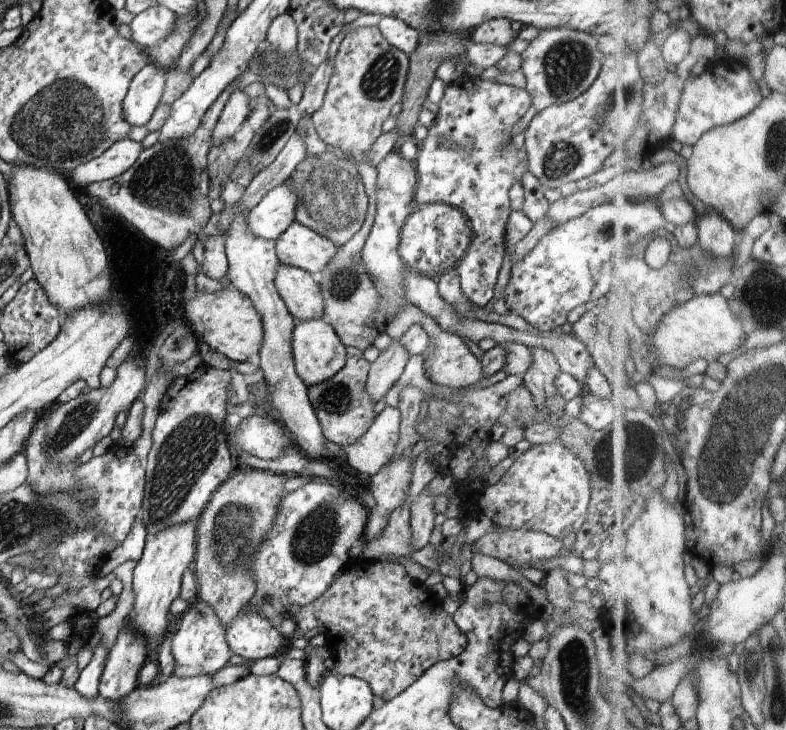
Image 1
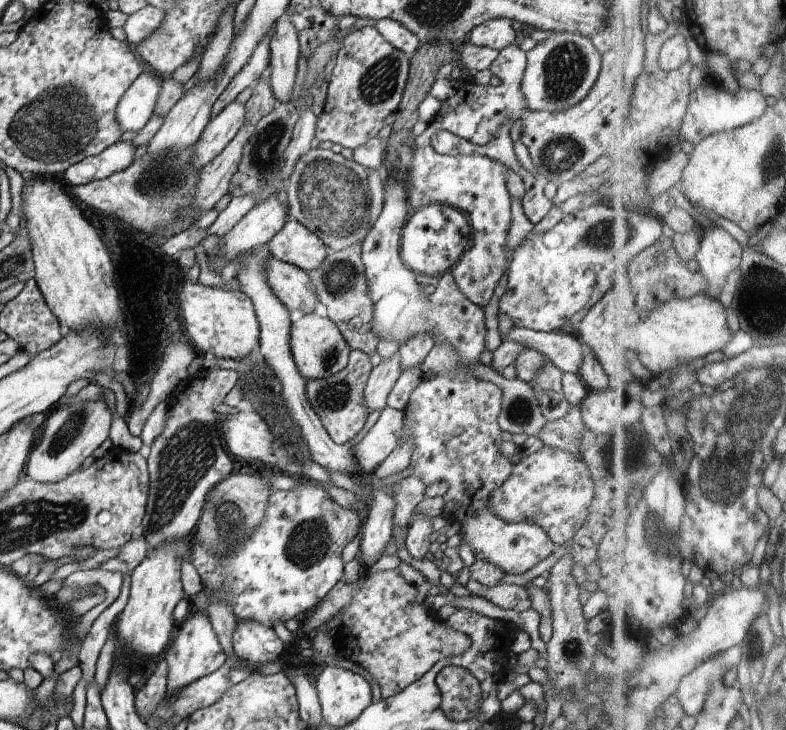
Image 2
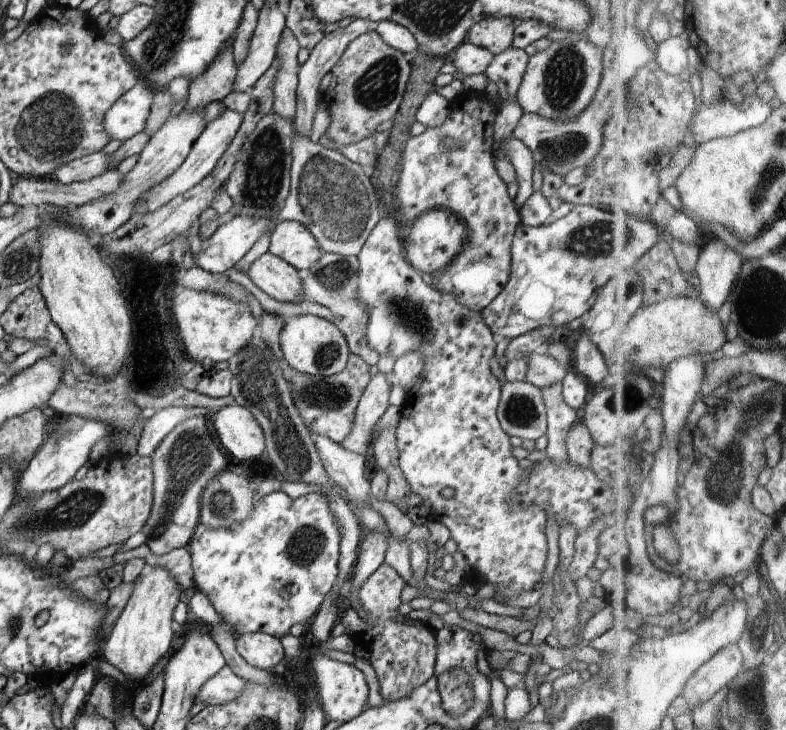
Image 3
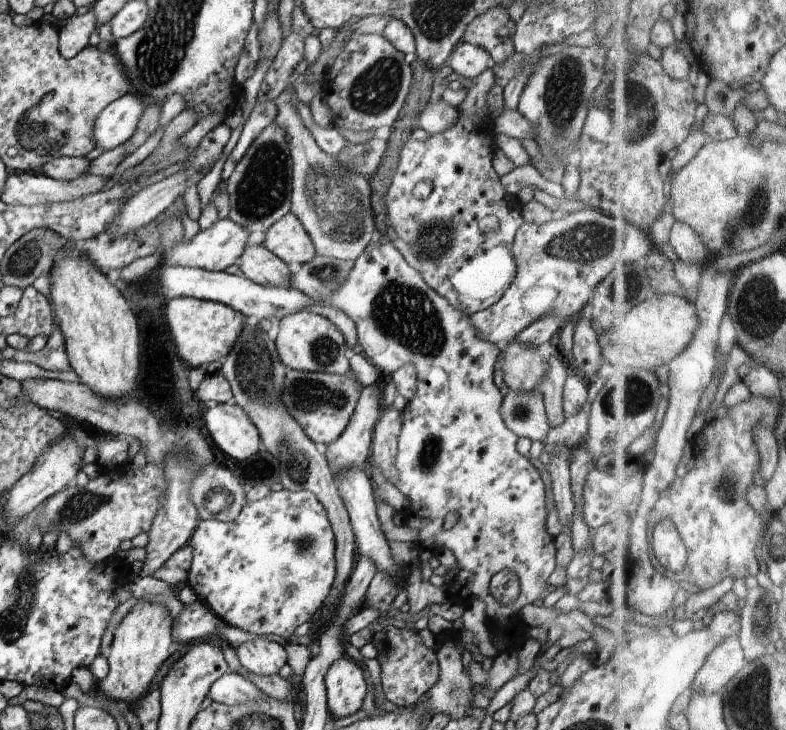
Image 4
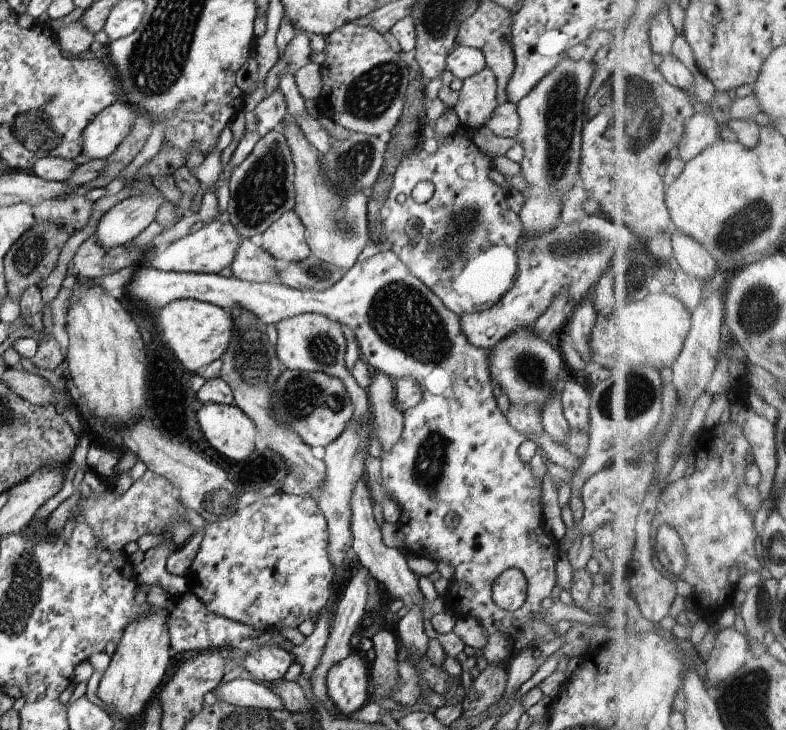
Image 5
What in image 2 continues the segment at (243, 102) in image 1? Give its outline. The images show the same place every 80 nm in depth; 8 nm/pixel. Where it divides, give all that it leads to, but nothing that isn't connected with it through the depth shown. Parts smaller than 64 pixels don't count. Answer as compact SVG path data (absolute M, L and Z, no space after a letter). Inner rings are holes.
M232 101L215 116L203 130L198 144L195 146L195 156L192 166L198 171L214 160L224 147L244 128L247 110L242 103Z

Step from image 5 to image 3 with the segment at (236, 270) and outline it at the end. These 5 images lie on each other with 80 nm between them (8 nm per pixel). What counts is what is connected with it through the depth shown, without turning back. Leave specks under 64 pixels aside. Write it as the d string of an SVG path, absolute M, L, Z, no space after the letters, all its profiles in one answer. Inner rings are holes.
M267 252L250 266L249 278L258 288L282 302L306 300L300 271L279 256Z

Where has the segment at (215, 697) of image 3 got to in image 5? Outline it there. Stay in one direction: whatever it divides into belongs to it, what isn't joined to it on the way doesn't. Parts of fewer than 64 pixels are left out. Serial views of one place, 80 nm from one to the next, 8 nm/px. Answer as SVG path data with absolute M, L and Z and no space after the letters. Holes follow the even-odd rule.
M237 678L220 683L215 689L217 700L229 705L284 709L282 699L266 684L256 680Z

